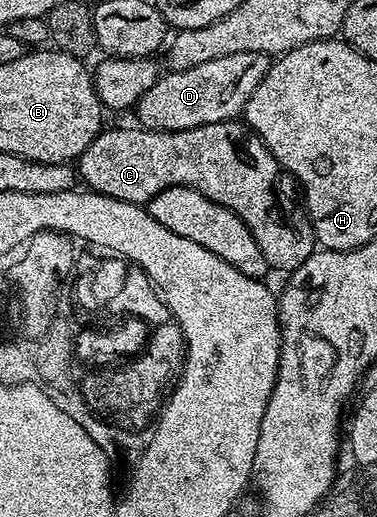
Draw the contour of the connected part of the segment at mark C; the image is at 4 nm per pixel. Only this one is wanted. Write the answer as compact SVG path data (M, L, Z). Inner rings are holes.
M242 120L209 123L205 127L193 127L185 131L134 128L104 128L95 136L93 143L85 147L77 159L77 177L82 184L83 181L87 184L84 186L90 192L146 206L161 191L173 185L188 185L190 189L201 191L201 195L213 199L213 203L233 210L243 220L253 239L257 239L257 247L261 247L261 255L265 255L272 270L290 271L301 267L301 263L305 263L305 259L316 252L315 232L295 178L283 171L263 140L251 132L251 128Z

